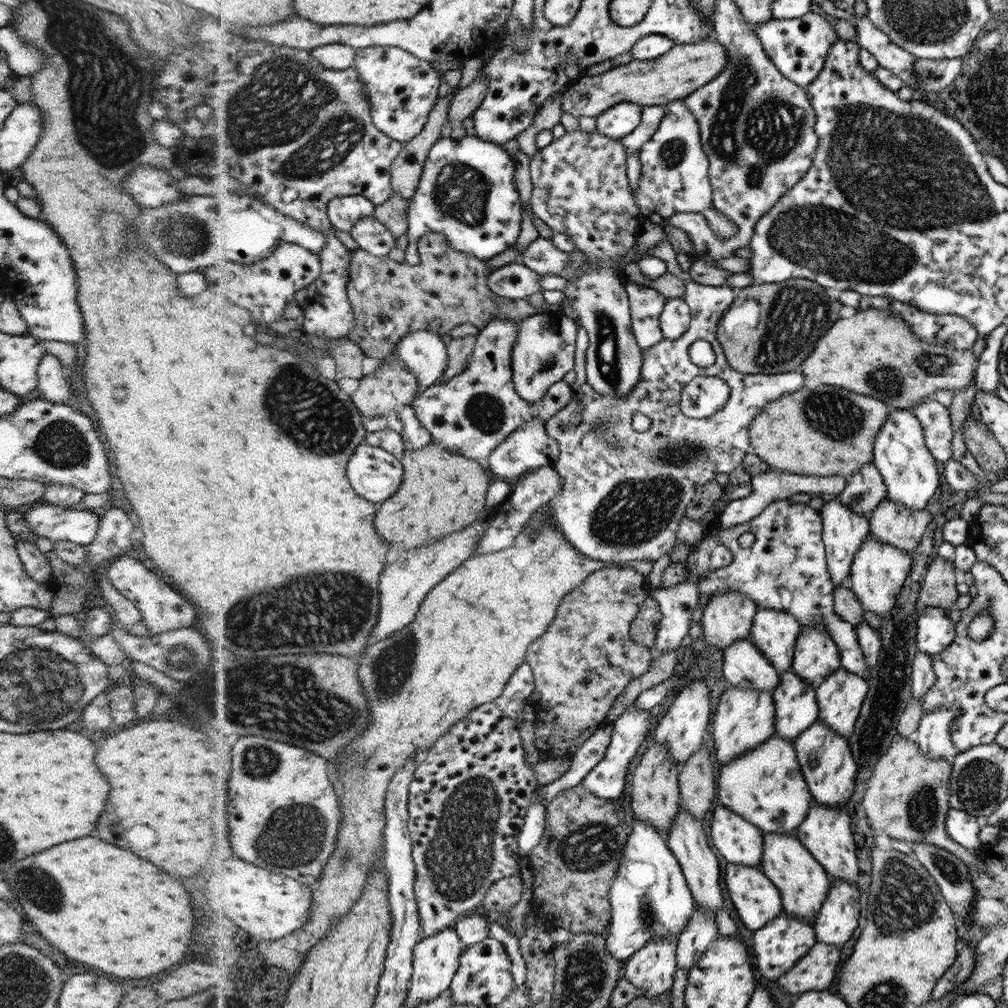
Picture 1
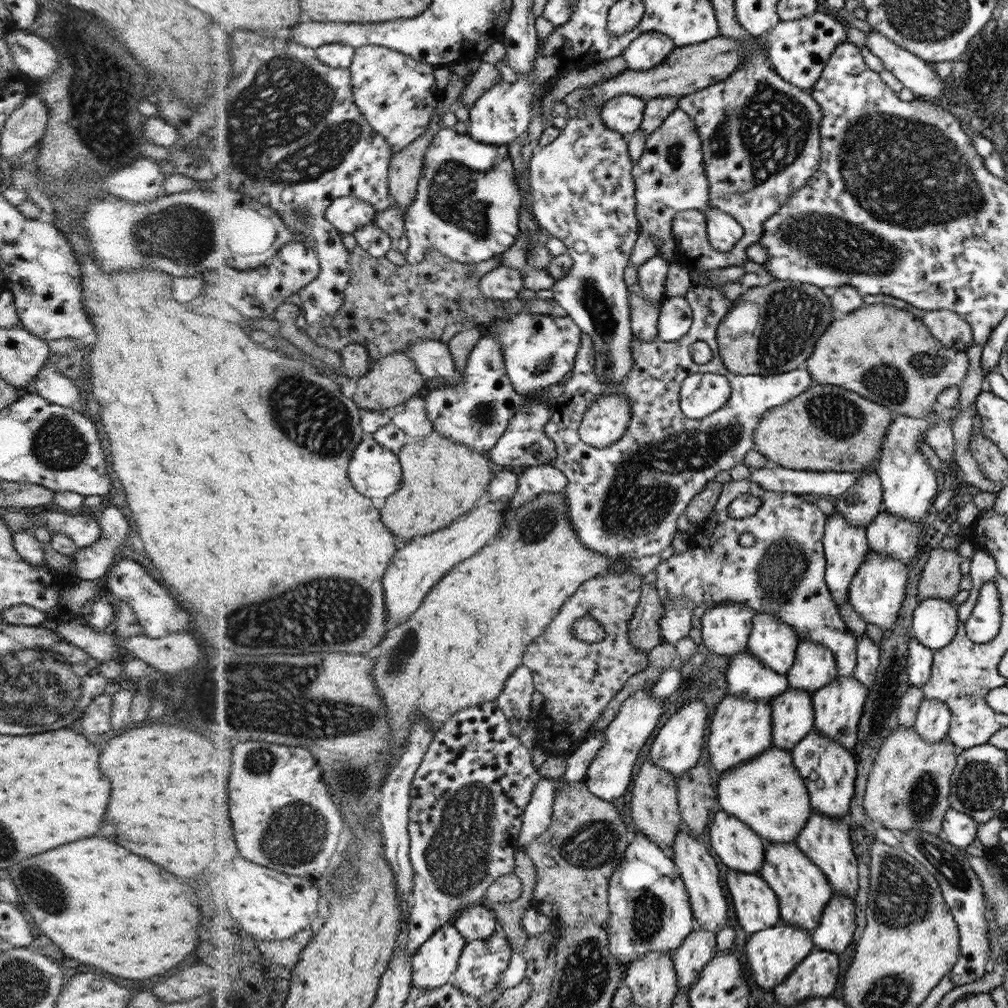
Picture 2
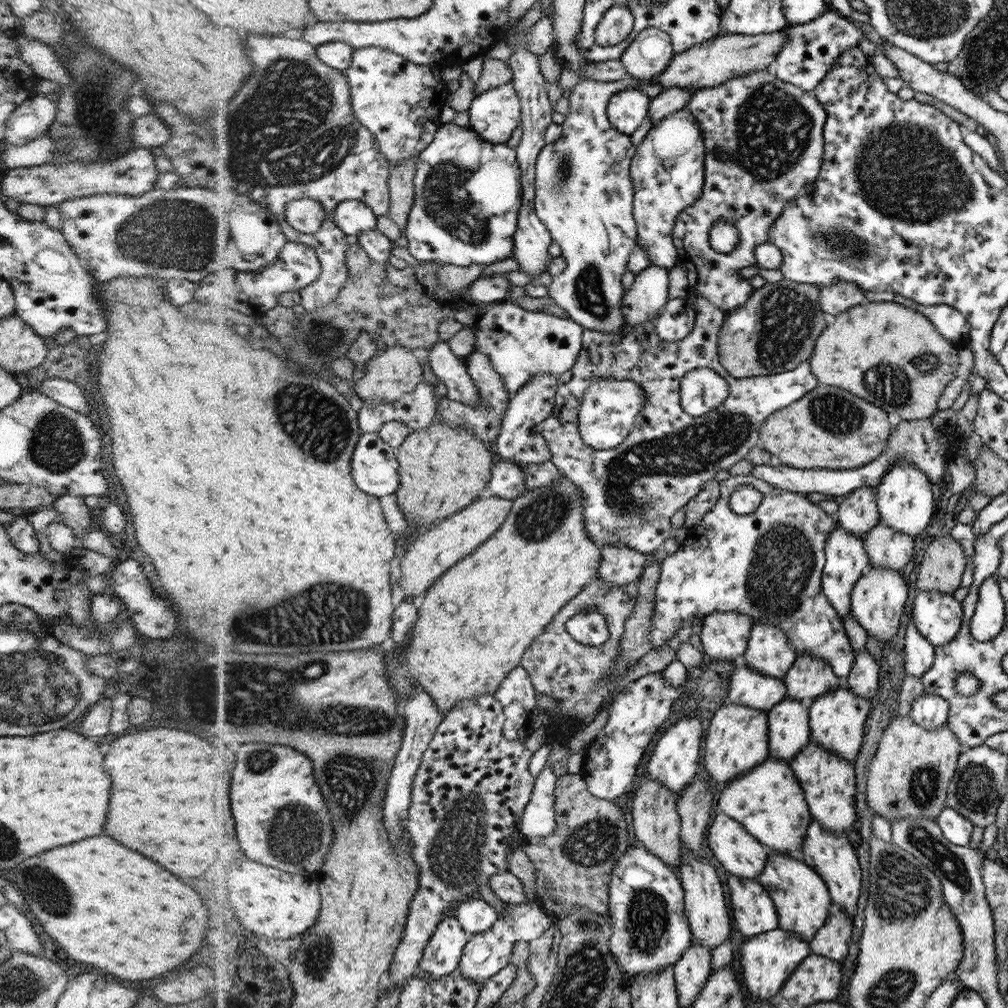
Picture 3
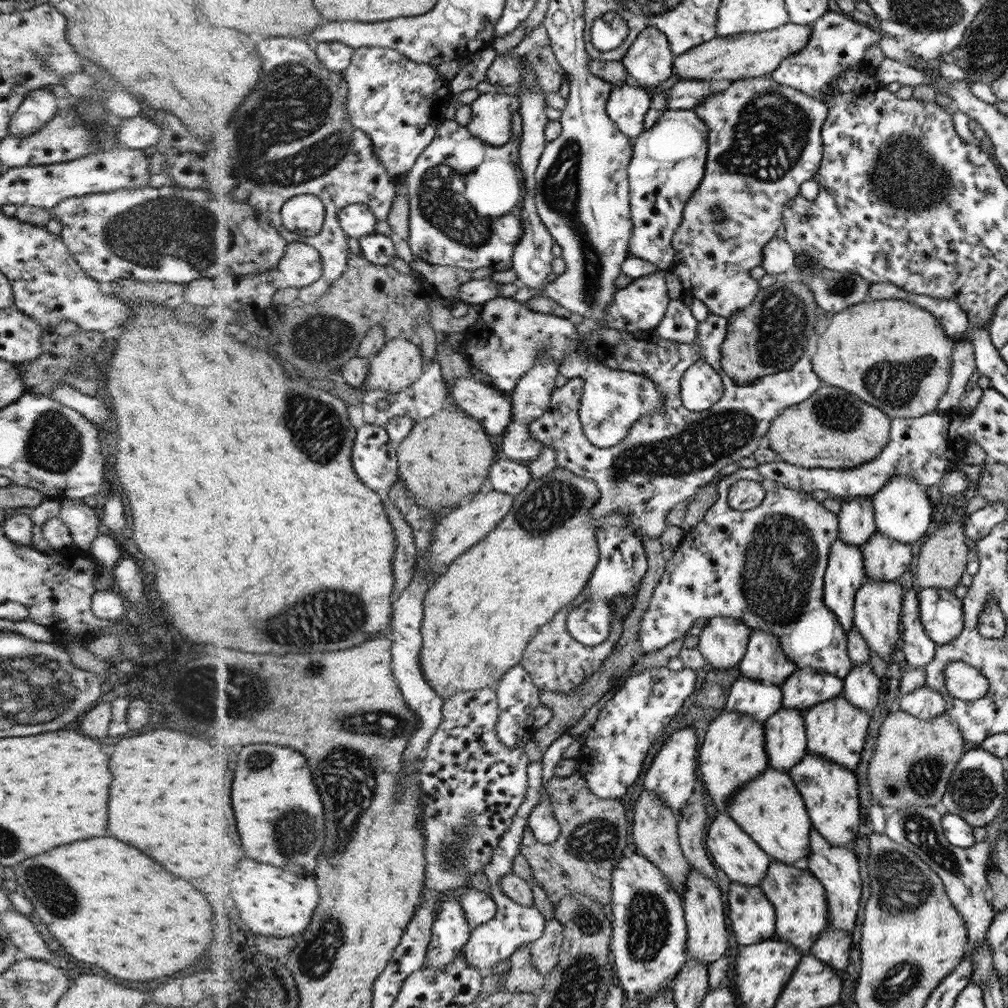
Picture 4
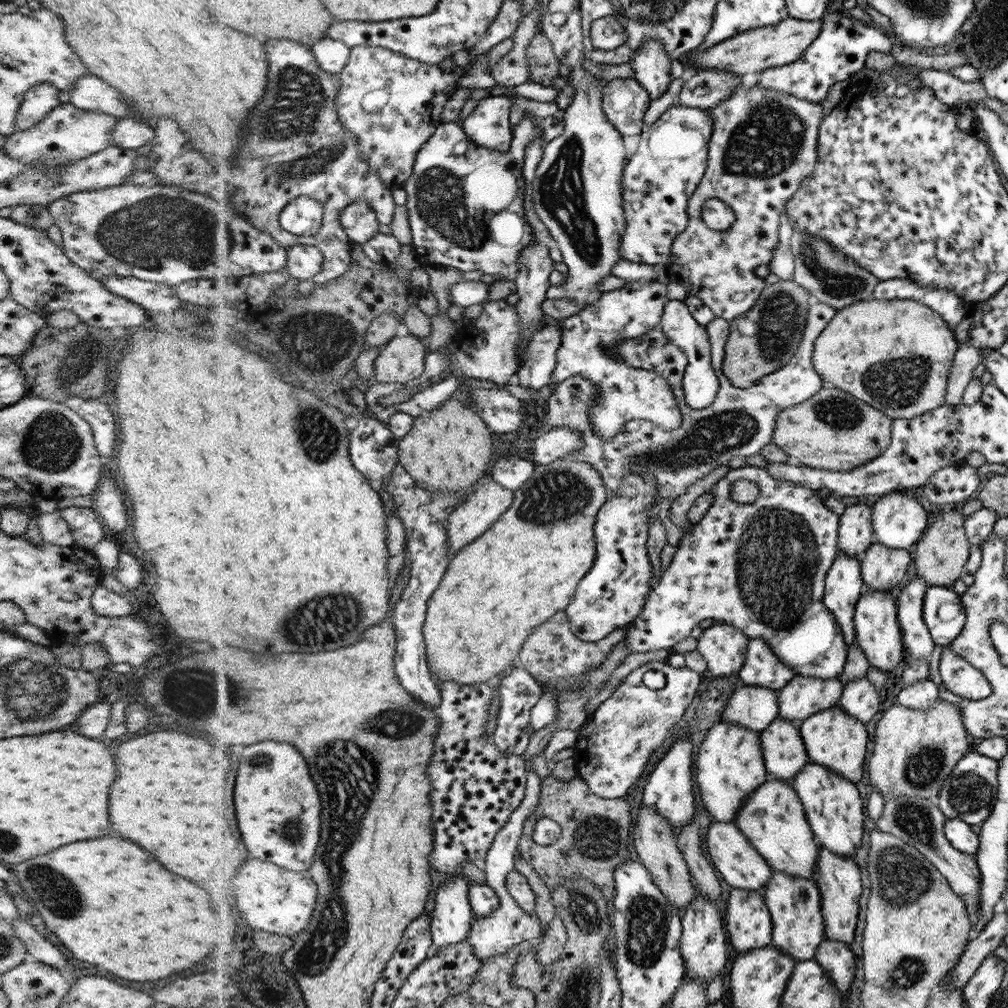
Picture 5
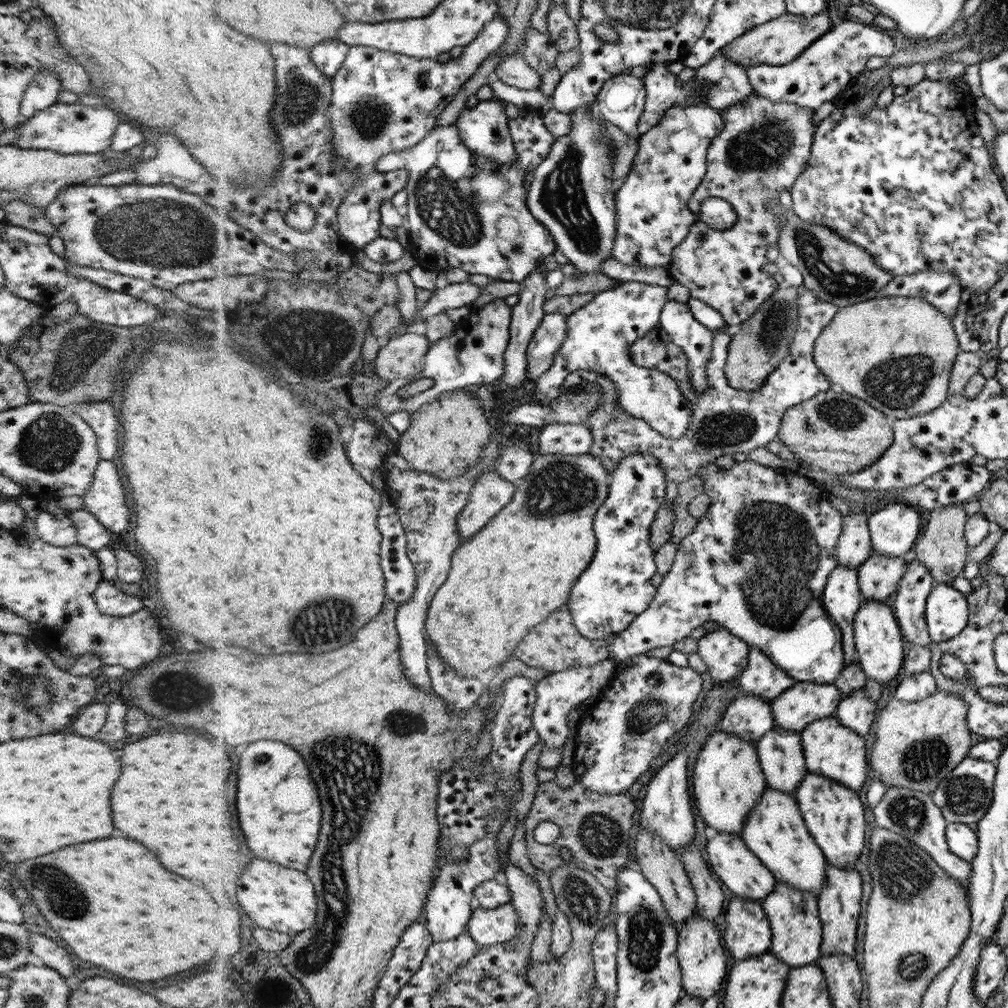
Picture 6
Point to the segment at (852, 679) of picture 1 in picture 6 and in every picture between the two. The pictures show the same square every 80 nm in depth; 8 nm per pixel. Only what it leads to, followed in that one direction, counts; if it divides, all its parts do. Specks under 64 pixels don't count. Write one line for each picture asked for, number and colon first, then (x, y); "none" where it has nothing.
2: (839, 707)
3: (837, 718)
4: (836, 729)
5: (835, 739)
6: (833, 750)

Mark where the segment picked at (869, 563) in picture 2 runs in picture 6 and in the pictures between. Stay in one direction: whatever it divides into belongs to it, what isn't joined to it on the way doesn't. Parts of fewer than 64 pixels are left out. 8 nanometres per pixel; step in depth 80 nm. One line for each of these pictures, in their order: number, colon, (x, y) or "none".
3: (880, 595)
4: (877, 606)
5: (876, 627)
6: (880, 649)

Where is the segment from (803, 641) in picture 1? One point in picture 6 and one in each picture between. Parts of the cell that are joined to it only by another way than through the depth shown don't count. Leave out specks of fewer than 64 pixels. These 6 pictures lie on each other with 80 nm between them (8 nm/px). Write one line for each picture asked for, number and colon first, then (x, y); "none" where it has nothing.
2: (815, 667)
3: (810, 677)
4: (806, 688)
5: (802, 697)
6: (805, 702)

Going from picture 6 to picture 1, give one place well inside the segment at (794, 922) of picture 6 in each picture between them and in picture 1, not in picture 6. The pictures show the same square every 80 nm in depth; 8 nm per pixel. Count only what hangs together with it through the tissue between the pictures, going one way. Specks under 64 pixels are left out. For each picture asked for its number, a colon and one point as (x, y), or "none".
1: (803, 882)
2: (803, 892)
3: (802, 899)
4: (799, 899)
5: (795, 904)

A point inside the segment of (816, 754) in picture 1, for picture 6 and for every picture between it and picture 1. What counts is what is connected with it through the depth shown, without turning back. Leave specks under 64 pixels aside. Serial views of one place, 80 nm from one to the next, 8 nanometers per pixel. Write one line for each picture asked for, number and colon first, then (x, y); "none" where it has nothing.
2: (828, 769)
3: (828, 780)
4: (830, 791)
5: (831, 802)
6: (833, 812)

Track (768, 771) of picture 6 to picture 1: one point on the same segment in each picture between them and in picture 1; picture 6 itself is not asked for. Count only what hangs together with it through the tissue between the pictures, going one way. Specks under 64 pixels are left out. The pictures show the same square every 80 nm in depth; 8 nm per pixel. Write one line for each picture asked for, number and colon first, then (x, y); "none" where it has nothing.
1: (797, 708)
2: (794, 715)
3: (790, 729)
4: (786, 737)
5: (785, 752)

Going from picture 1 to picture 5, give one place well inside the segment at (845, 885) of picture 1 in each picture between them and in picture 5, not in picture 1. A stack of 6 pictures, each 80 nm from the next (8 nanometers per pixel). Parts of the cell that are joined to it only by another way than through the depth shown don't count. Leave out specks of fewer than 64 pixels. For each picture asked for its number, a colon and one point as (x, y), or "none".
2: (834, 934)
3: (833, 939)
4: (833, 948)
5: (836, 958)

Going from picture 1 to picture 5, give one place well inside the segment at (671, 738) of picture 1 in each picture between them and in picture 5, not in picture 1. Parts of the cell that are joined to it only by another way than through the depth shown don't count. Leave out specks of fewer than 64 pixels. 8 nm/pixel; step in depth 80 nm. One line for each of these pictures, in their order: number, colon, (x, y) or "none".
2: (677, 746)
3: (674, 761)
4: (671, 777)
5: (669, 790)

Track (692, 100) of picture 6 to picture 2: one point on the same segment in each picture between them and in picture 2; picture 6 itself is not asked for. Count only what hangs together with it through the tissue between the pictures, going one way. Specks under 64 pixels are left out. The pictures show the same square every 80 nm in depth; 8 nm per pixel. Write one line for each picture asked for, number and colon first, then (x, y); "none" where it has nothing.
2: (651, 48)
3: (649, 53)
4: (649, 61)
5: (651, 65)

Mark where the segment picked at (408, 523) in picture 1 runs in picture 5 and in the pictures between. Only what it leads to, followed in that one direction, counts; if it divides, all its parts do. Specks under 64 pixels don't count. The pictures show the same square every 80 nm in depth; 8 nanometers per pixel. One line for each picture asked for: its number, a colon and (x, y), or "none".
2: (444, 480)
3: (444, 469)
4: (445, 460)
5: (448, 450)

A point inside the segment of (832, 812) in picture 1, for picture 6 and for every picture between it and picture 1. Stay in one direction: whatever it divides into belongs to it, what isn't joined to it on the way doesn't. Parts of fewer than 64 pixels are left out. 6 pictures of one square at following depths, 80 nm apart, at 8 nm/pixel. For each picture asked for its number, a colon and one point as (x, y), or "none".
2: (827, 842)
3: (833, 857)
4: (837, 868)
5: (839, 878)
6: (839, 902)

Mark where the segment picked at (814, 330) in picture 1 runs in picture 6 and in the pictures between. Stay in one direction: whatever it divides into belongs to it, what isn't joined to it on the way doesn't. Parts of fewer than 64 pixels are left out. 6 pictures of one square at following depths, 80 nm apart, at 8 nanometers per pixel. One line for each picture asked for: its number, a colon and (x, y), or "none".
2: (769, 330)
3: (774, 331)
4: (769, 337)
5: (763, 341)
6: (764, 341)

